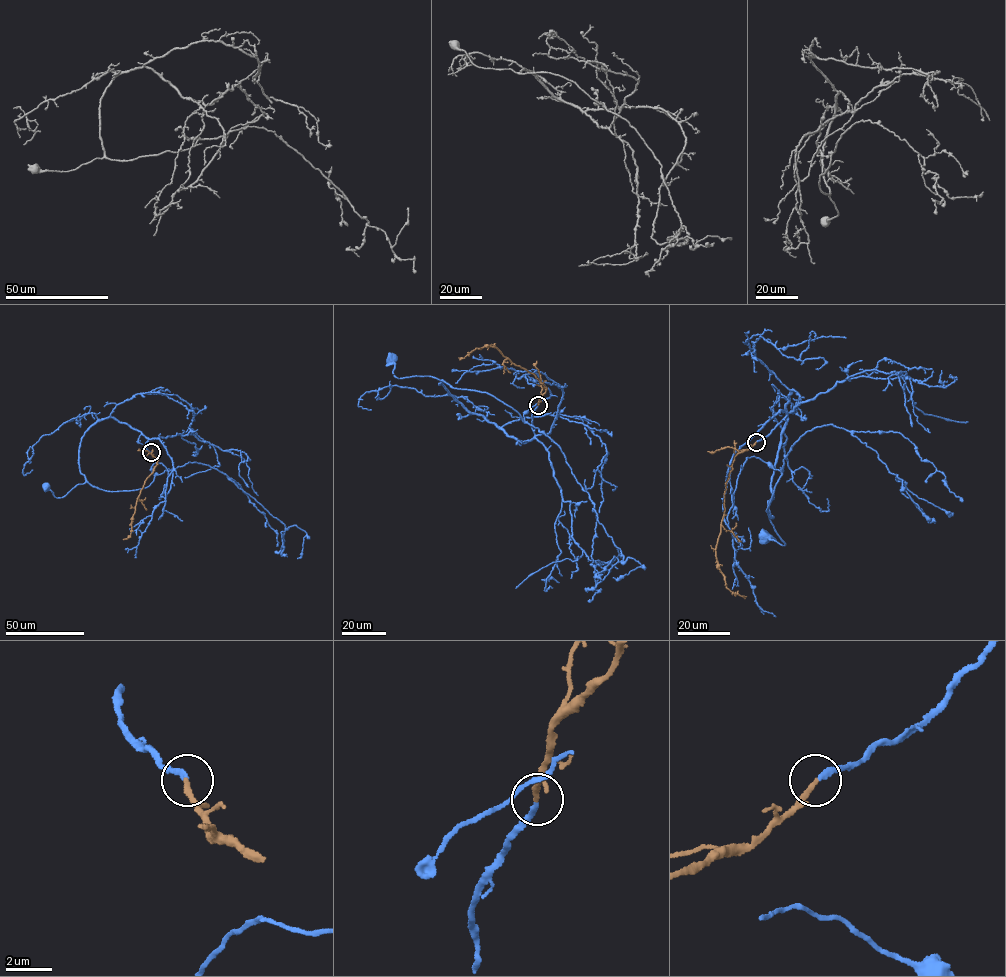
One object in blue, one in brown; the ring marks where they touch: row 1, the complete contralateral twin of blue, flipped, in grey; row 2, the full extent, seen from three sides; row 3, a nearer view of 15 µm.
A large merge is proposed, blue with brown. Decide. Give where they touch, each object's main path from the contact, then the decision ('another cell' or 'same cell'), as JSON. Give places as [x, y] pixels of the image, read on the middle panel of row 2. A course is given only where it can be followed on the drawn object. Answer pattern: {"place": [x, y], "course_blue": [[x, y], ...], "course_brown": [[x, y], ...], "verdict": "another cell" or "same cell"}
{"place": [538, 405], "course_blue": [[538, 405], [532, 416], [534, 435], [518, 442], [464, 407], [439, 383], [443, 381], [397, 378], [392, 359]], "course_brown": [[538, 405], [546, 387], [532, 373], [515, 365], [496, 348], [487, 345], [458, 358]], "verdict": "same cell"}

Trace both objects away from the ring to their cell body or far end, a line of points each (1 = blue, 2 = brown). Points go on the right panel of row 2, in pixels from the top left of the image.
1: (756, 442), (793, 411), (801, 398), (794, 390), (785, 407), (768, 502), (770, 519), (785, 544), (765, 536)
2: (756, 442), (734, 457), (715, 550), (717, 567), (726, 586), (745, 598)

